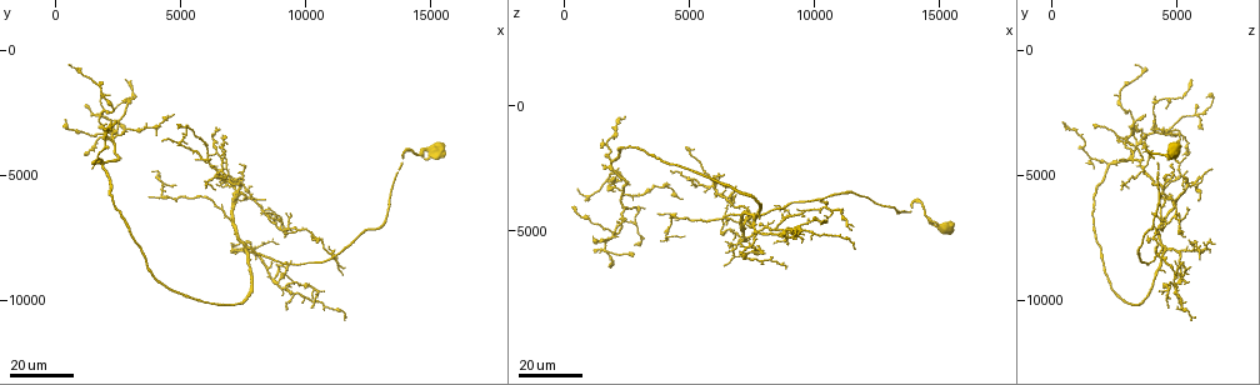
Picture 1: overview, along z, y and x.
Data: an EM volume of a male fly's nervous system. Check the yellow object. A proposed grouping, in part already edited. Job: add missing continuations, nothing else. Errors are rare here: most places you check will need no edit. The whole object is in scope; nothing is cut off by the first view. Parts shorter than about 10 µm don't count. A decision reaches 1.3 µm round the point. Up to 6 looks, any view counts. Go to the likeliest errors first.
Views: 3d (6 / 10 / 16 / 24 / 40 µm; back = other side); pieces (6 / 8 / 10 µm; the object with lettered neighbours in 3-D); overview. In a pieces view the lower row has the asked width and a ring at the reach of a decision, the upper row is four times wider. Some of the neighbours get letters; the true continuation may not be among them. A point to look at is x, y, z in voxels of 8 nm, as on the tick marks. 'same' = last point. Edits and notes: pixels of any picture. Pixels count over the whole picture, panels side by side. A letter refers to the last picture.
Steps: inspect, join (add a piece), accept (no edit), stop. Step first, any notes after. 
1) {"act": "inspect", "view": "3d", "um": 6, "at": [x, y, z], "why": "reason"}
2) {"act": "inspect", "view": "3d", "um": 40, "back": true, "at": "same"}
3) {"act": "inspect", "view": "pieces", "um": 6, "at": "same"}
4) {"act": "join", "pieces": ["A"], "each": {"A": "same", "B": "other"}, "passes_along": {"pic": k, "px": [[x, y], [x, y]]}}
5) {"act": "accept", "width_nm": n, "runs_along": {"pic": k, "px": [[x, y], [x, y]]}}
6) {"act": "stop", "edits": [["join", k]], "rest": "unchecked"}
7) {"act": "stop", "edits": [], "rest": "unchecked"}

{"act": "inspect", "view": "3d", "um": 24, "at": [500, 500, 3400], "why": "long arm stops here"}

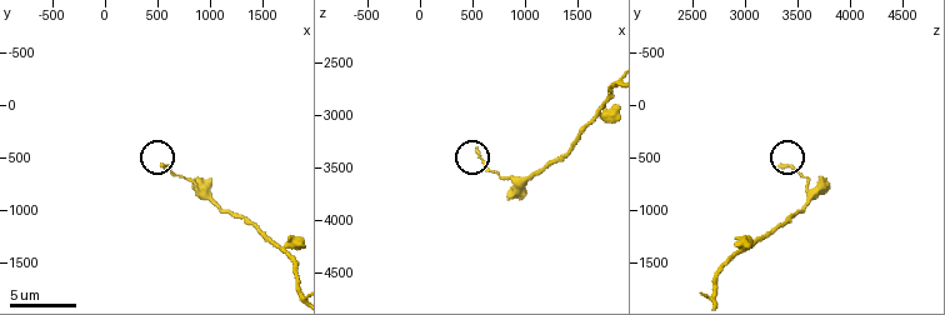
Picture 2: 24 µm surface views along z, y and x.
{"act": "inspect", "view": "pieces", "um": 6, "at": [560, 600, 3320]}

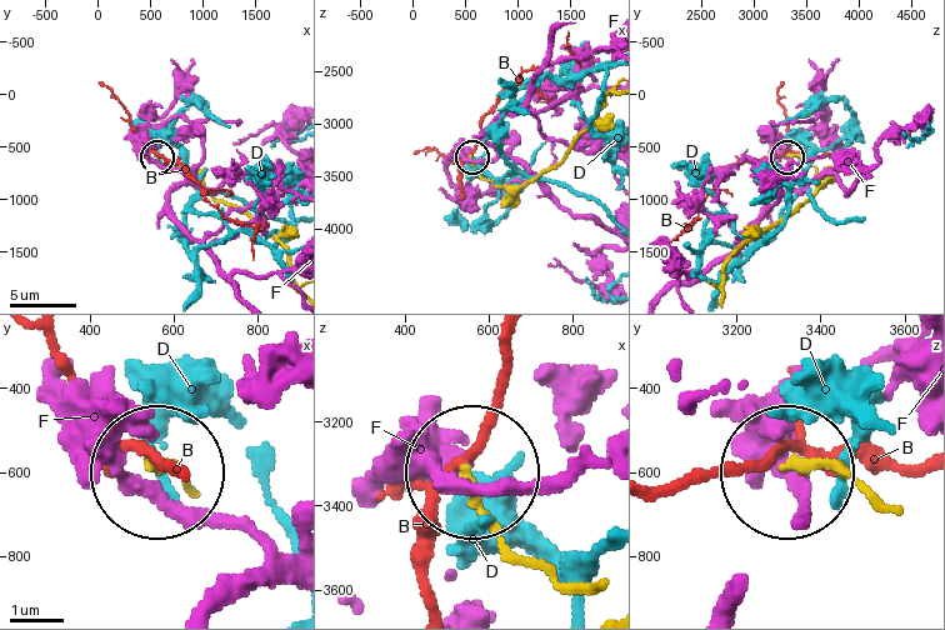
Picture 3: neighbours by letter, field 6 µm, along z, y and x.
{"act": "accept", "each": {"B": "other", "D": "other", "F": "other"}, "runs_along": {"pic": 3, "px": [[720, 291], [728, 261], [813, 194], [814, 169], [789, 156]]}, "found": "none of them fits"}

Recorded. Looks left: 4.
{"act": "inspect", "view": "3d", "um": 16, "at": [9000, 8700, 5500], "why": "an open end"}

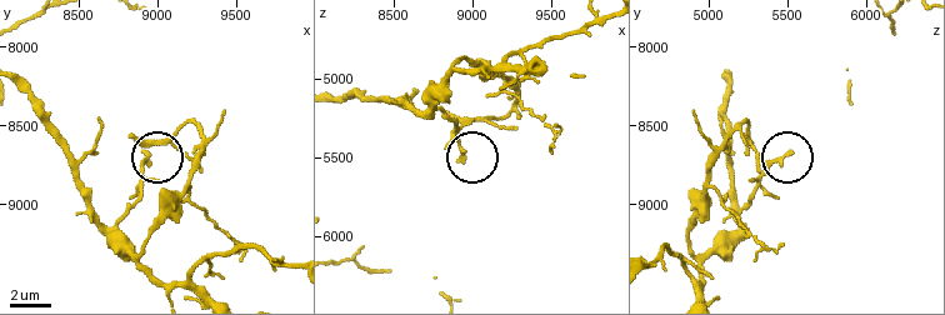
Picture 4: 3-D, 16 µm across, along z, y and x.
{"act": "inspect", "view": "pieces", "um": 6, "at": [8960, 8660, 5520]}

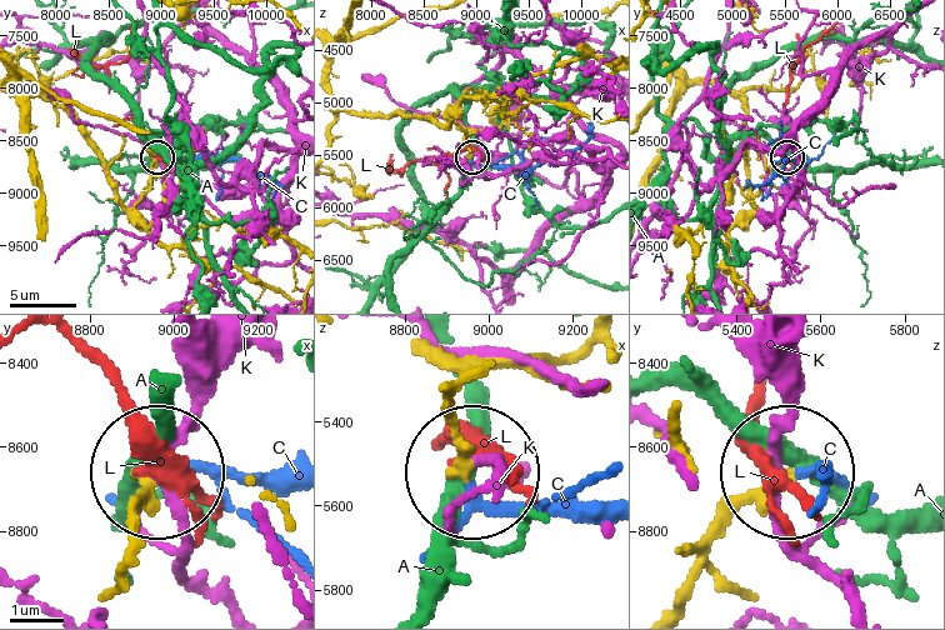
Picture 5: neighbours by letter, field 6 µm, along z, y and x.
{"act": "join", "pieces": ["C"], "each": {"A": "other", "C": "same", "K": "other", "L": "other"}, "passes_along": {"pic": 5, "px": [[678, 603], [726, 526], [789, 478], [820, 473]]}, "found": "it goes on there"}

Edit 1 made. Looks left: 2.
{"act": "stop", "edits": [["join", 5]], "rest": "unchecked"}

